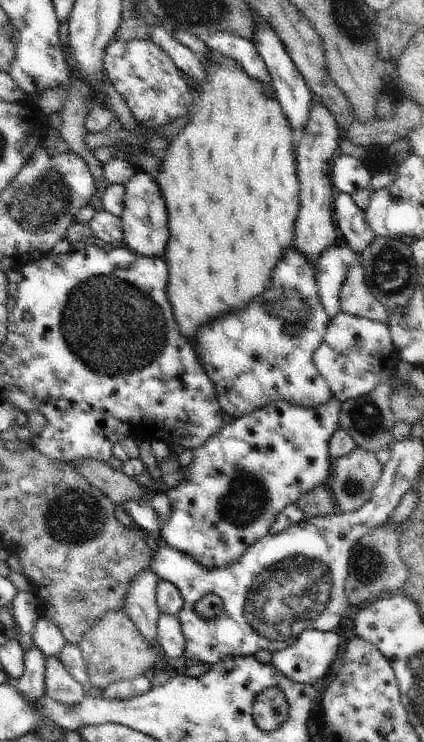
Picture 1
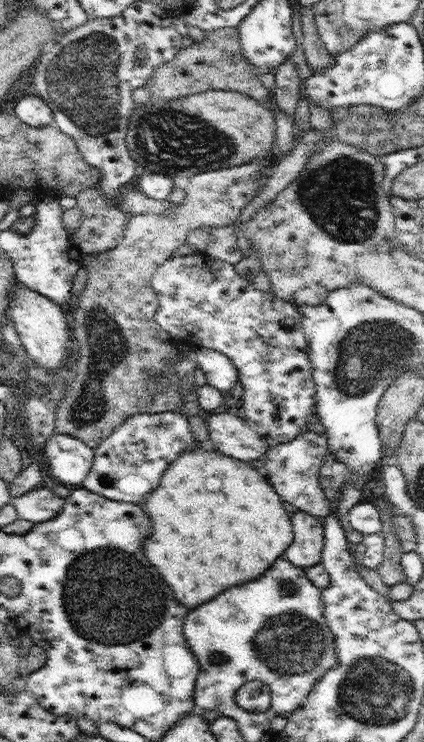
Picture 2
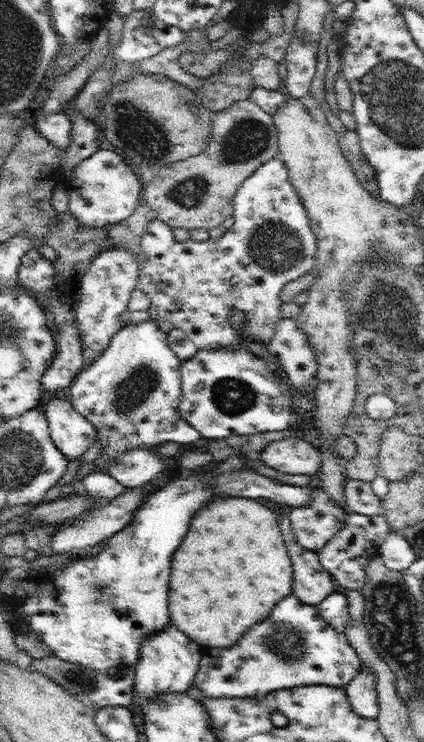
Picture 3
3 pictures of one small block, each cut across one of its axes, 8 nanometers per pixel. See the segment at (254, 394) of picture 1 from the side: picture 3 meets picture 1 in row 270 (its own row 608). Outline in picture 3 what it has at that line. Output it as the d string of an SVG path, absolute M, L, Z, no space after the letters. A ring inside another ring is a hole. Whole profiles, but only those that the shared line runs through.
M294 594L282 598L272 614L250 628L240 642L223 649L202 647L202 659L193 685L208 698L262 698L264 694L305 685L325 685L345 689L361 670L363 662L350 646L345 633L328 625L318 613L317 606L303 604Z

